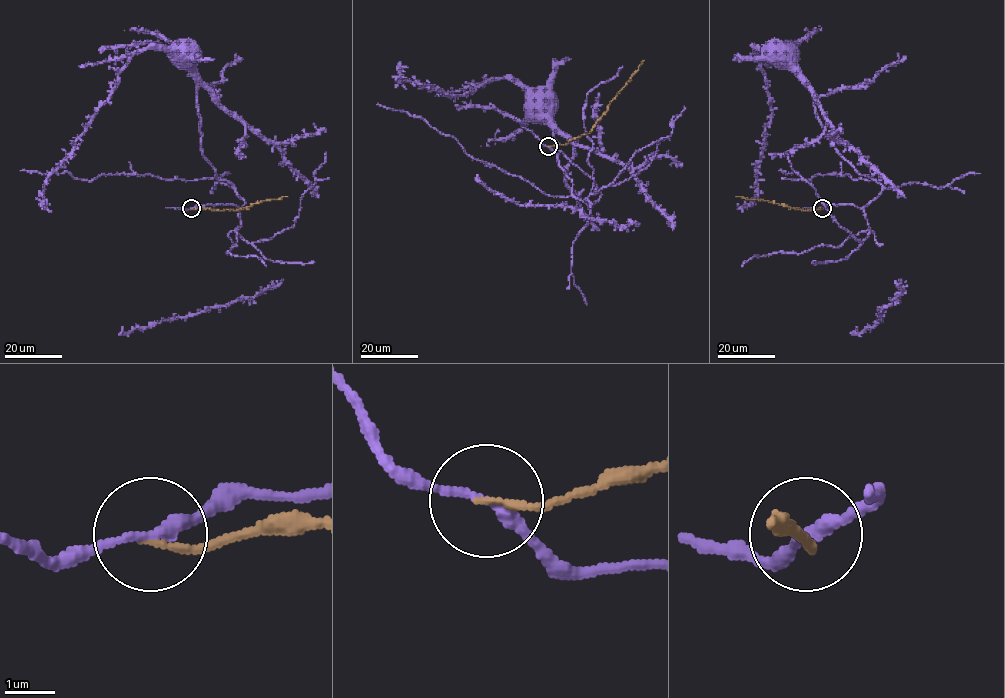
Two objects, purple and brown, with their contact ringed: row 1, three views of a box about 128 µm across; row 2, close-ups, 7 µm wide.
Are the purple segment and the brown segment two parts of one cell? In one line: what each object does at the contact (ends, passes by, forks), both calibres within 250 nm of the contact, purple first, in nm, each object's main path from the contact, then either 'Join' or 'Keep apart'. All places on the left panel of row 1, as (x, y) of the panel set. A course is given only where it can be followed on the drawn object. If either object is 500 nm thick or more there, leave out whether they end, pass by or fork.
At the ring purple passes by. At the ring brown ends. Thickness 220 nm (purple) against 140 nm. Course of purple: (191, 208), (244, 201), (203, 155), (197, 78), (169, 51), (151, 48), (119, 74), (47, 178), (44, 204). Course of brown: (191, 209), (233, 210), (287, 196). Keep apart

